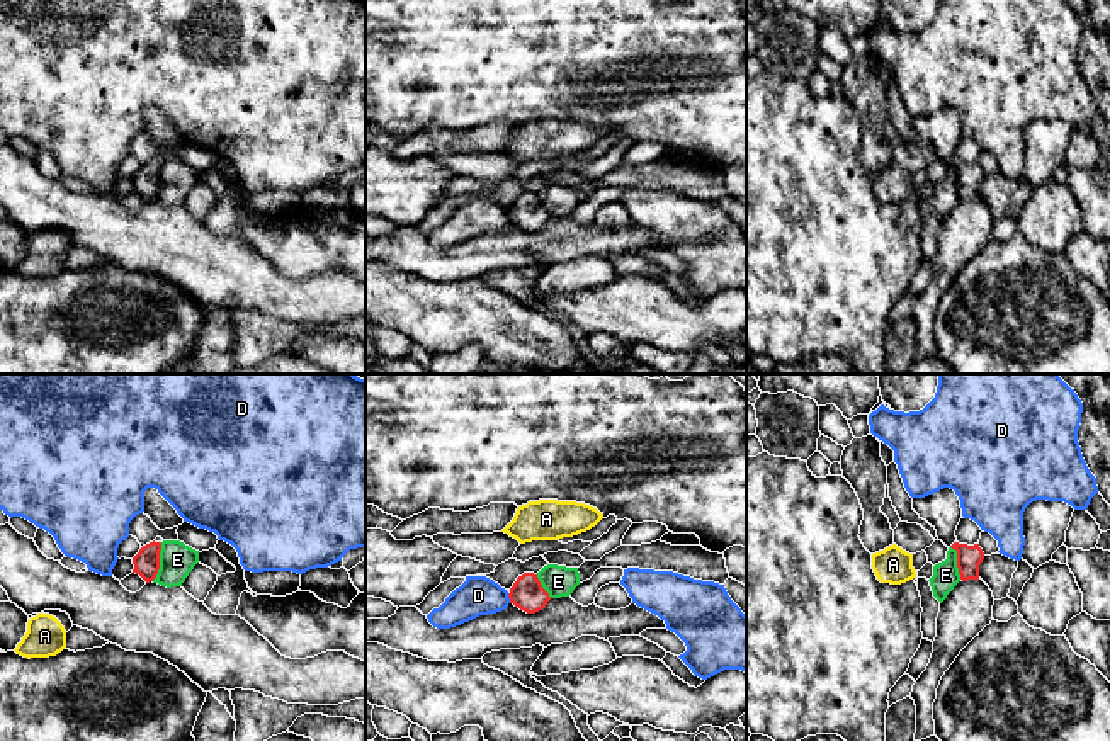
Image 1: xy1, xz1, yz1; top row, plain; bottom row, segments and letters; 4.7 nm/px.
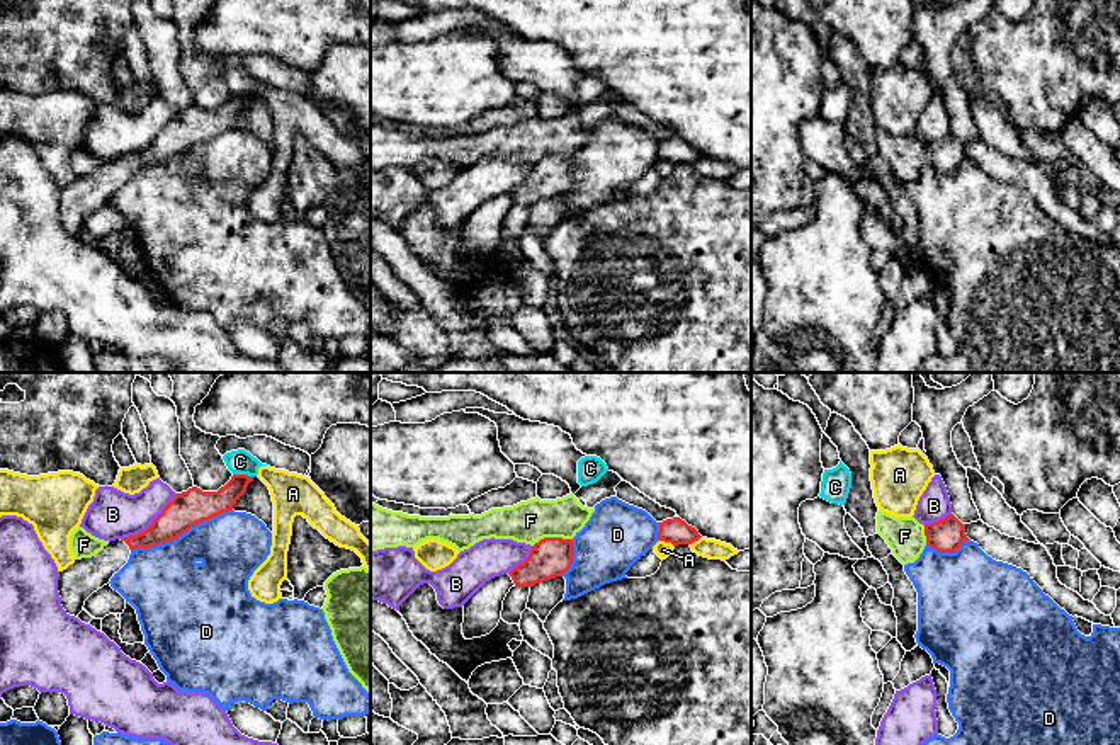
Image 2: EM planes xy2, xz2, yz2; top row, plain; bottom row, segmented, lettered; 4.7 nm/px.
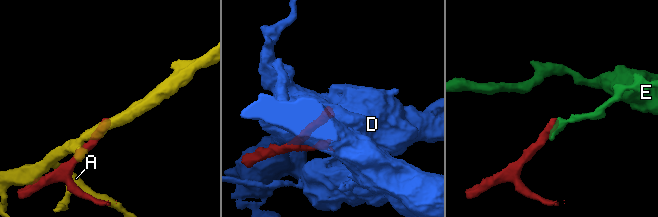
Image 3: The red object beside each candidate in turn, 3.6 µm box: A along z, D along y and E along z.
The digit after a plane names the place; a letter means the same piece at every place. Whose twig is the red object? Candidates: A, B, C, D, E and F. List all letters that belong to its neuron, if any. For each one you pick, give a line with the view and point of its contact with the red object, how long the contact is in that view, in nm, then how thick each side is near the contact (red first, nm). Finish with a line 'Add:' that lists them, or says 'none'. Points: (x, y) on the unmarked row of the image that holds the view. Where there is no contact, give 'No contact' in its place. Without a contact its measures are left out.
Add: none

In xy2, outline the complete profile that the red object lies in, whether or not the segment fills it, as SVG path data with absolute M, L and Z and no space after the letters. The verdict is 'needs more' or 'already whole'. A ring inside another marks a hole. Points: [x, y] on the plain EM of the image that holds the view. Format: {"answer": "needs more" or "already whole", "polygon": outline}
{"answer": "needs more", "polygon": "M233 94L218 111L202 111L192 105L187 111L177 112L146 150L122 160L110 160L92 177L75 179L73 184L58 194L58 211L66 233L76 236L83 230L85 219L107 204L127 182L133 168L148 168L168 162L195 143L233 129L233 124L246 111L253 97Z"}

